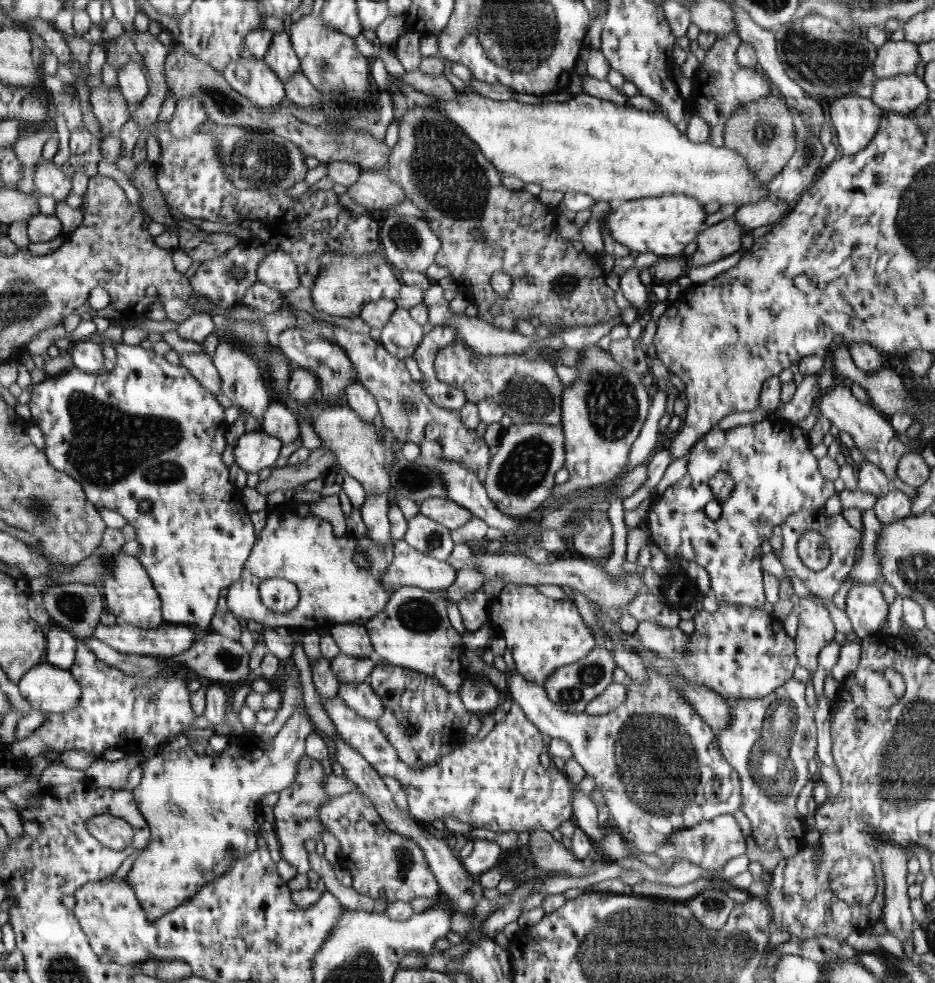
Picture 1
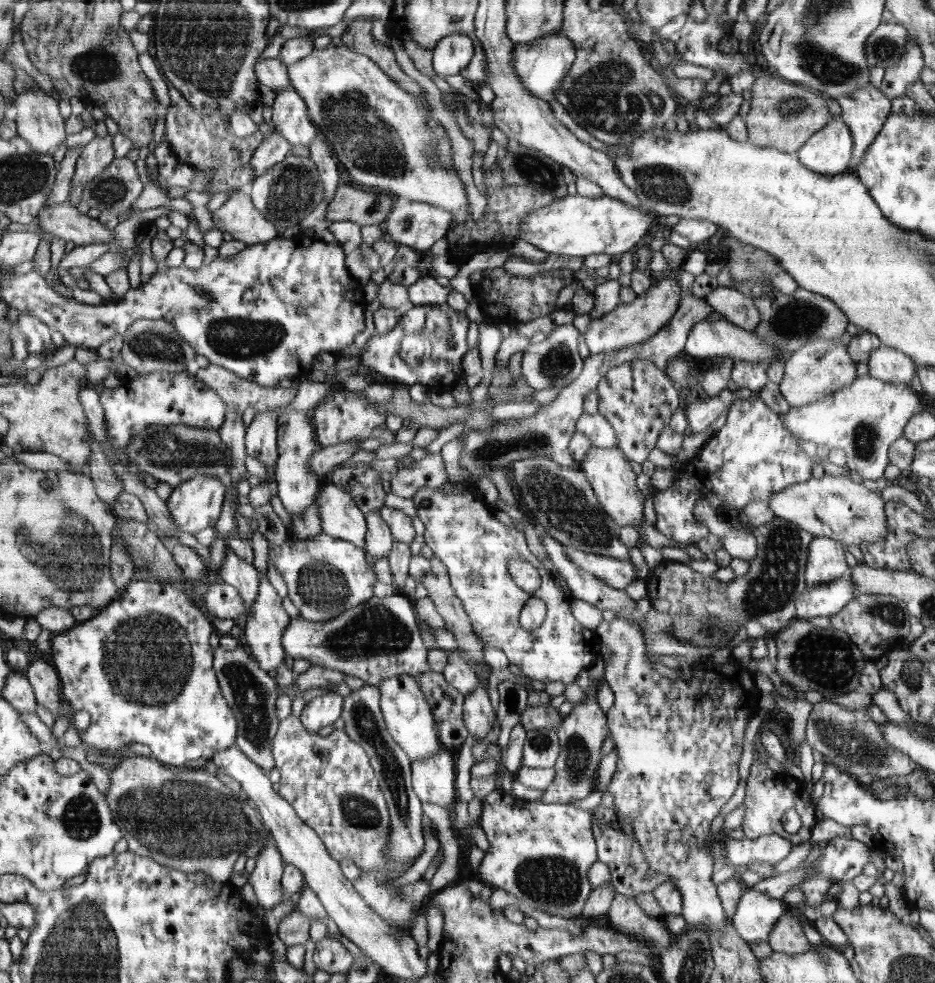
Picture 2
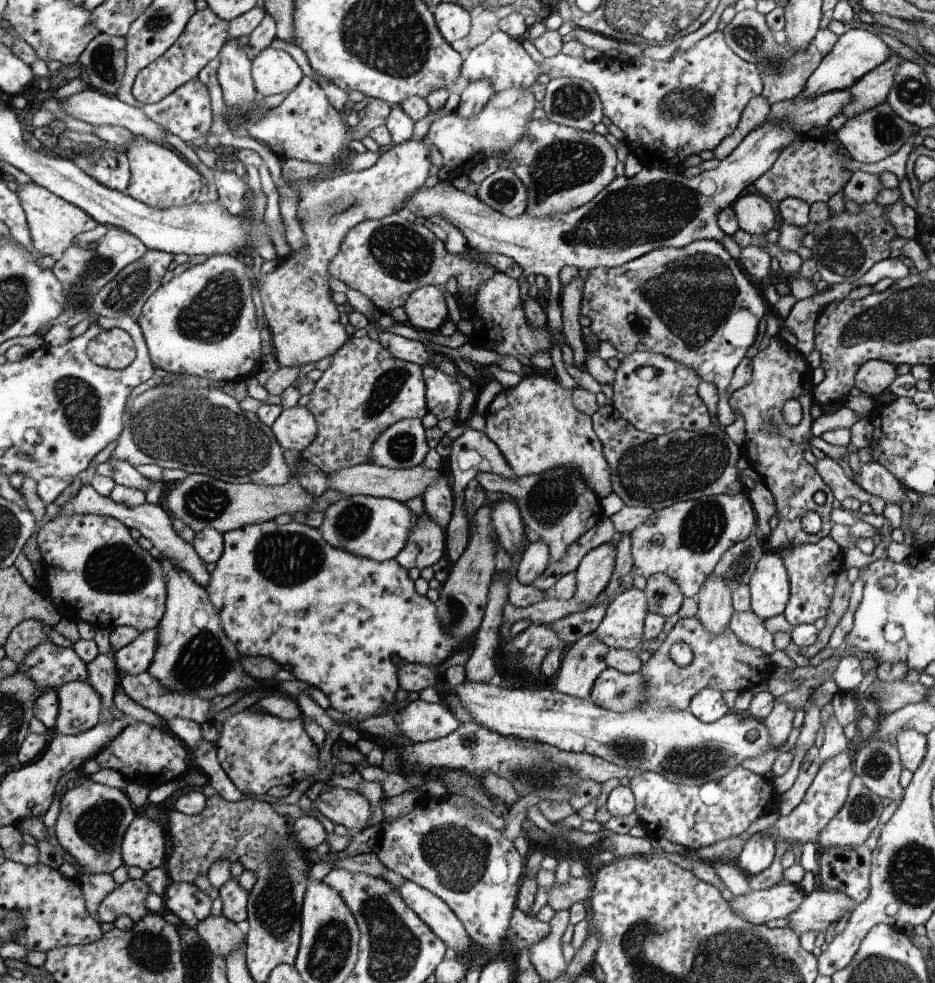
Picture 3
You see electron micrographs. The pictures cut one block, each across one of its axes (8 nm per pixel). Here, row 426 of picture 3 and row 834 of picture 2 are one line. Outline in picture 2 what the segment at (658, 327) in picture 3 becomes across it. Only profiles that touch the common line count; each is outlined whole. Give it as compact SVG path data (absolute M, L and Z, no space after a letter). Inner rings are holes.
M741 803L725 816L723 825L725 830L721 832L724 835L724 840L727 840L727 854L725 855L728 863L748 865L751 861L759 860L767 863L778 863L792 852L793 844L780 835L766 835L755 839L728 837L726 831L741 826L744 815L745 804Z

